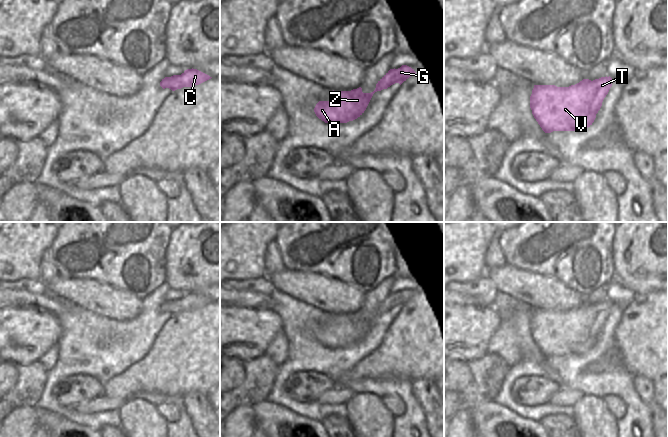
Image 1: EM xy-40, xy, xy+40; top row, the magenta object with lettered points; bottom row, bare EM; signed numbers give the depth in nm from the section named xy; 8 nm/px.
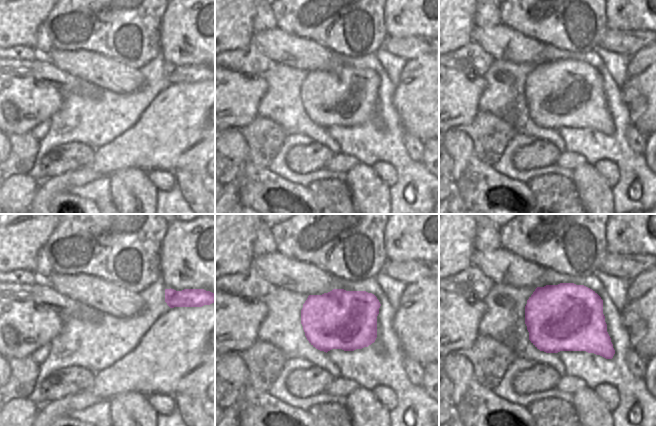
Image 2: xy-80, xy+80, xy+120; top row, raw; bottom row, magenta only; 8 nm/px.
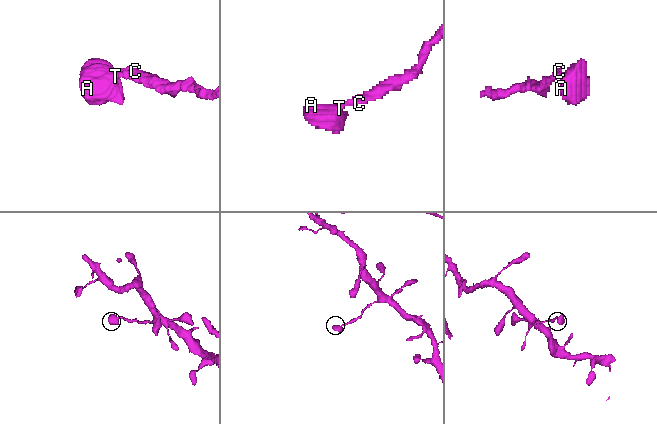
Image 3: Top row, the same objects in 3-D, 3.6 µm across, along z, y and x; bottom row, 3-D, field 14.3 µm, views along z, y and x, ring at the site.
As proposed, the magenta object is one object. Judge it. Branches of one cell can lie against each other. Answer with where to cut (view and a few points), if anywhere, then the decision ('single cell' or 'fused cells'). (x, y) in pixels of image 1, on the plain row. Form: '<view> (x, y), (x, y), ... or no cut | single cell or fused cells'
no cut | single cell

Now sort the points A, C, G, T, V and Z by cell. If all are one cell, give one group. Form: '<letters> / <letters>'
A C G T V Z

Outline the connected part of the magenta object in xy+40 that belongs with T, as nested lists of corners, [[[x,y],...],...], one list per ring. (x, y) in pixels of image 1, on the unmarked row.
[[[606,300],[593,305],[583,303],[569,311],[534,309],[532,338],[545,357],[583,355],[594,346],[613,305]]]

